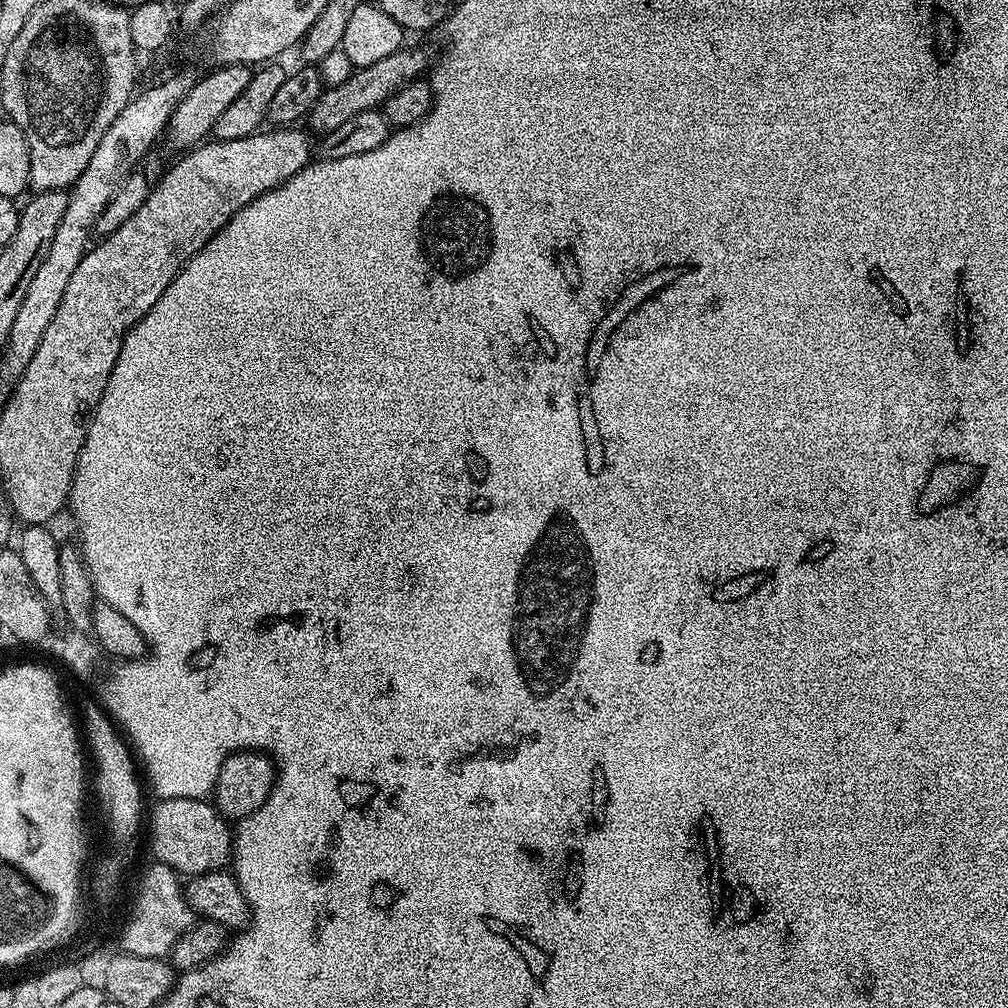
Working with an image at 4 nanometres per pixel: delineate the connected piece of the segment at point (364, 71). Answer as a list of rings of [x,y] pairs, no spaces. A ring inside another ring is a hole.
[[[401,46],[397,52],[390,54],[390,58],[374,62],[374,66],[355,69],[352,76],[346,78],[346,82],[342,82],[342,86],[325,87],[310,113],[313,128],[311,131],[323,134],[330,130],[338,130],[338,126],[343,126],[350,118],[354,118],[354,114],[379,109],[395,92],[402,90],[412,81],[421,79],[429,67],[428,56],[420,48],[408,47]],[[424,67],[426,67],[425,72]]]

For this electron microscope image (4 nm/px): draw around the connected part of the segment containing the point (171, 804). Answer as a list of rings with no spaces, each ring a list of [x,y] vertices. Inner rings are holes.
[[[174,798],[160,800],[156,805],[153,812],[151,809],[146,832],[152,835],[152,856],[157,861],[165,863],[184,878],[214,872],[229,863],[234,832],[215,803],[207,799]]]

